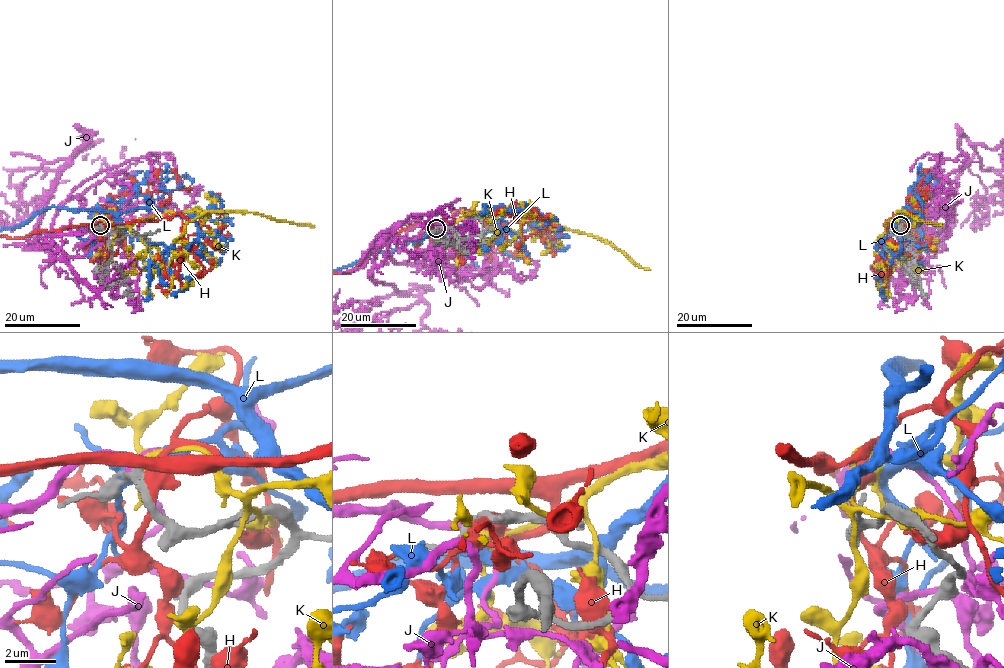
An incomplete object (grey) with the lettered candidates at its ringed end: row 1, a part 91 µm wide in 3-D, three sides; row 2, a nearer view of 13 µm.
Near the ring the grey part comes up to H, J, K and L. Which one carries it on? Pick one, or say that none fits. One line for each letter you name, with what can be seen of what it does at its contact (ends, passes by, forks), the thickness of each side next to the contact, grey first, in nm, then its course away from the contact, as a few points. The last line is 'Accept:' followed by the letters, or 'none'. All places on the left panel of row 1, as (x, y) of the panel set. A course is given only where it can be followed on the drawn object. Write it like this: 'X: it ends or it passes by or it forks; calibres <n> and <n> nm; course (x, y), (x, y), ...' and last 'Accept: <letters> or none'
J: it passes by; calibres 360 and 360 nm; course (100, 225), (63, 227), (60, 247), (35, 233), (56, 173), (87, 134), (56, 168), (12, 173)
Accept: J

